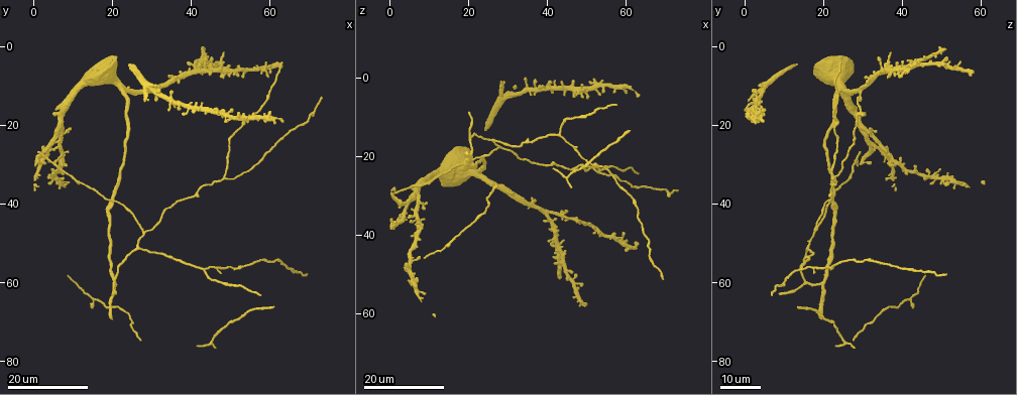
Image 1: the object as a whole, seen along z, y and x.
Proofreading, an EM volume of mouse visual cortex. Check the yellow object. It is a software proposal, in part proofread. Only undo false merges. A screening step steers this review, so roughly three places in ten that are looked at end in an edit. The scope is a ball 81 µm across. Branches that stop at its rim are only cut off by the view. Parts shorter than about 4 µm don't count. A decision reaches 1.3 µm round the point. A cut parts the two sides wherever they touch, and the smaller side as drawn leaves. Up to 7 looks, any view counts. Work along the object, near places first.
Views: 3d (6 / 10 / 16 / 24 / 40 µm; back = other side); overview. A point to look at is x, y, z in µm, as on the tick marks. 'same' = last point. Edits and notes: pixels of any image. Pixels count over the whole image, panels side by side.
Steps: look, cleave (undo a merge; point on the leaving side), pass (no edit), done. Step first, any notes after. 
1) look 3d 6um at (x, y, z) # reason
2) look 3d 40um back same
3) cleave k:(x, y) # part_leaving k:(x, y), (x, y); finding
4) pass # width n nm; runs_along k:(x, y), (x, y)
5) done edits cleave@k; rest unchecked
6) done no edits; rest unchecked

look 3d 24um at (49.0, 33.5, 22.0) # a fork

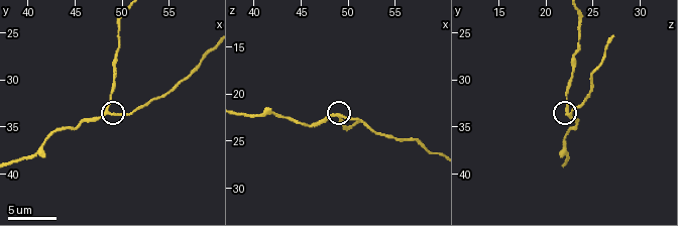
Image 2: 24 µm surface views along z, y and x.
look 3d 6um at (48.6, 33.0, 22.4) # closer look

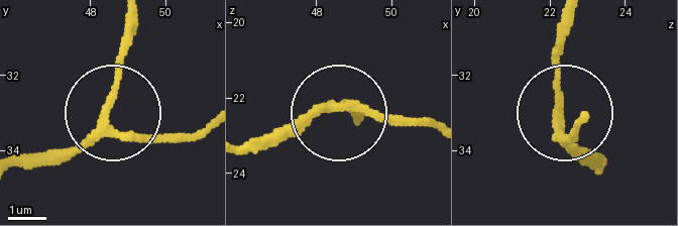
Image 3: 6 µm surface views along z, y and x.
look 3d 6um back at (48.35, 33.10, 22.25)

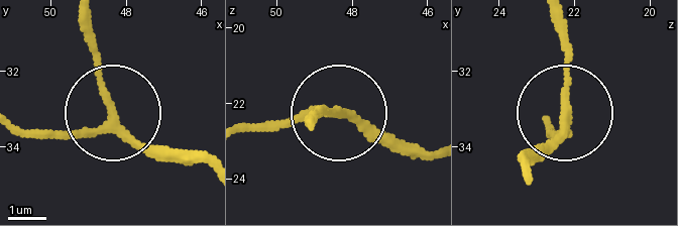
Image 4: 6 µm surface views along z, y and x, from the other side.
pass # arms 3; runs_along 4:(208, 167), (159, 154), (111, 116), (83, 129), (24, 129); continuous, no second neuron

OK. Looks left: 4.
look 3d 24um at (21.0, 59.5, 15.5) # a fork

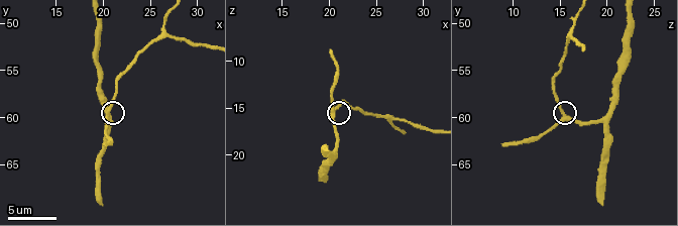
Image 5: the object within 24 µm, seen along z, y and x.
look 3d 10um at (20.4, 60.0, 15.4)

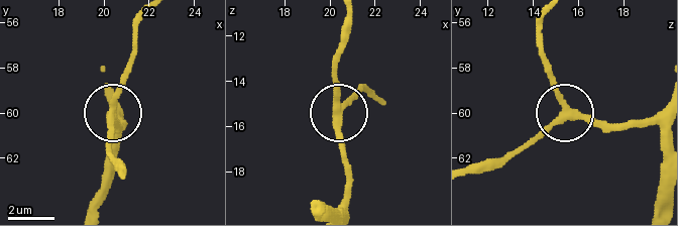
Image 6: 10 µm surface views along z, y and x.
pass # side_arm 8 um; runs_along 6:(659, 110), (636, 122), (601, 122), (561, 112), (517, 154); continuous, no second neuron

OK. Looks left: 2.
look 3d 24um at (43.0, 56.5, 15.0) # branch point

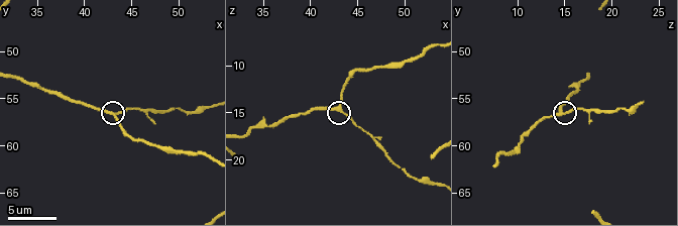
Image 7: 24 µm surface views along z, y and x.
look 3d 10um at (43.0, 56.6, 14.6)

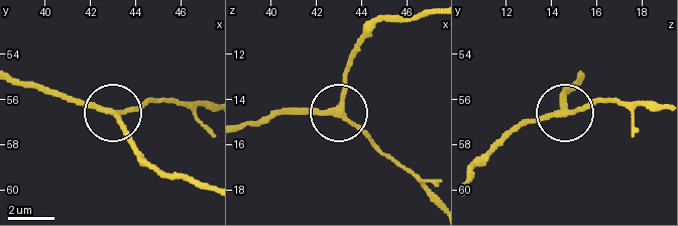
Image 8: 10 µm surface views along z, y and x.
pass # arms 3; runs_along 8:(582, 74), (567, 89), (569, 112), (617, 100); continuous, no second neuron

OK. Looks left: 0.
done no edits; rest unchecked

